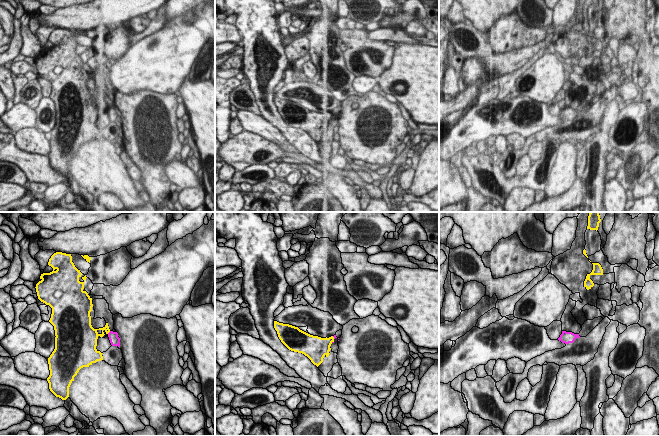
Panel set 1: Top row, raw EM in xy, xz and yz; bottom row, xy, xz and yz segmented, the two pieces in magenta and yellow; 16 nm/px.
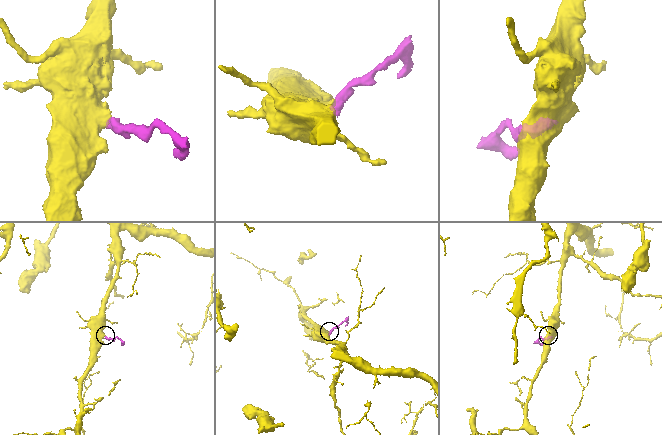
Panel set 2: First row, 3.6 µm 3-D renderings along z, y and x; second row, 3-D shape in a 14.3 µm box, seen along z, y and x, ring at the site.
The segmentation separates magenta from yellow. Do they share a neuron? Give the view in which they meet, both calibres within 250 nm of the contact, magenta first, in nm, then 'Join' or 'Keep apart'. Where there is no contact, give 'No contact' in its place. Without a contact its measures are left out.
Touches magenta in xy. Thickness 160 nm (magenta) against 130 nm. Keep apart.

